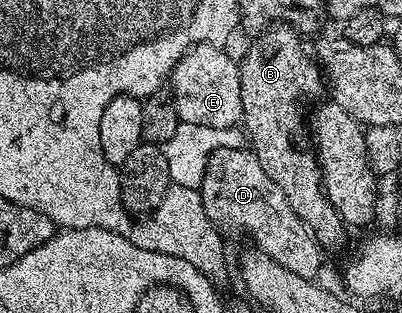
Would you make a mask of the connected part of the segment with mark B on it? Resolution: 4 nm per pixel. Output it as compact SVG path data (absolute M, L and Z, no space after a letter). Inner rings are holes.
M271 25L254 36L251 48L238 60L239 76L241 77L241 109L242 126L247 126L247 135L251 138L250 150L255 152L257 161L261 161L261 169L269 173L273 185L285 193L285 201L293 205L293 213L301 217L319 242L320 248L339 247L343 243L345 224L340 219L337 209L327 199L323 191L323 174L319 168L319 156L315 154L312 136L305 126L303 103L310 99L319 101L325 95L325 76L316 60L303 48L304 36L294 31L289 25Z

